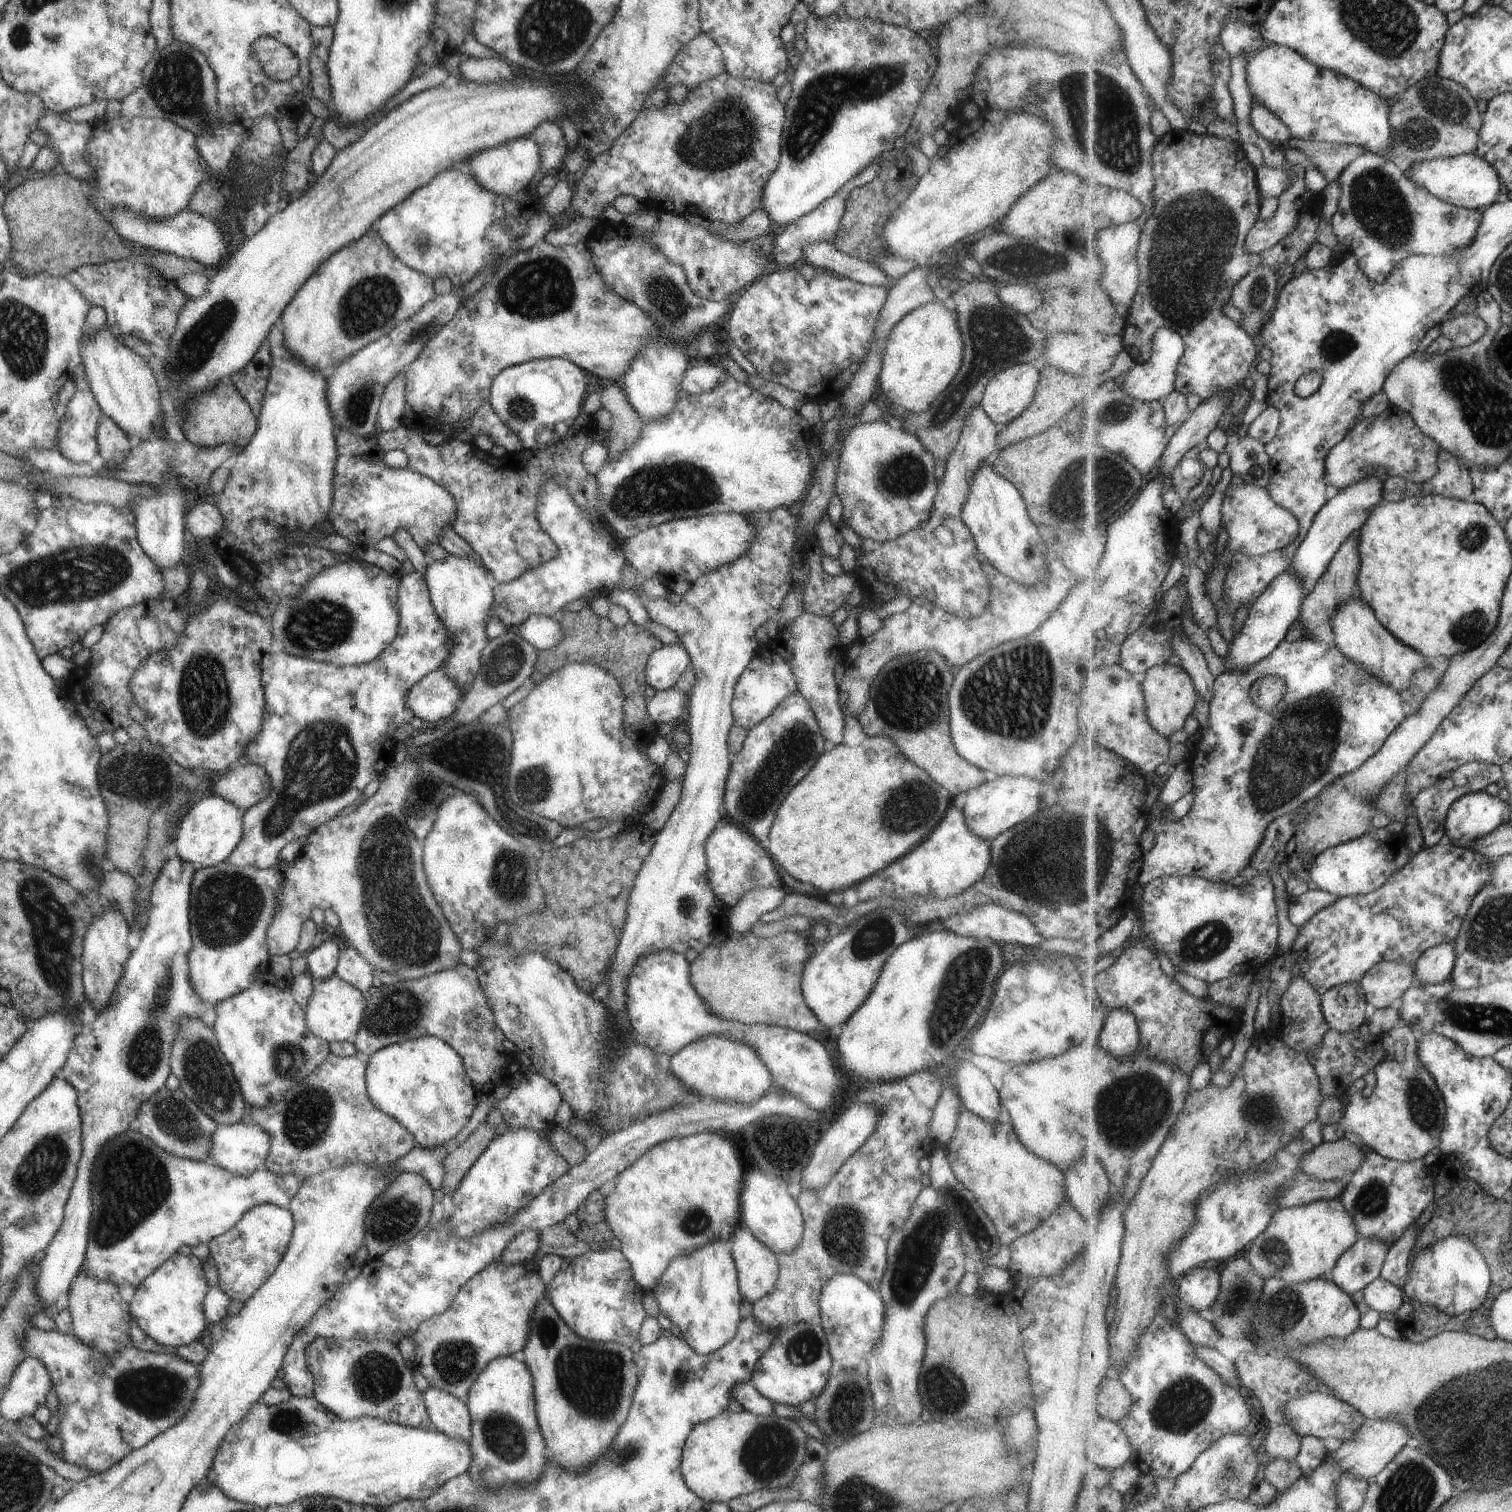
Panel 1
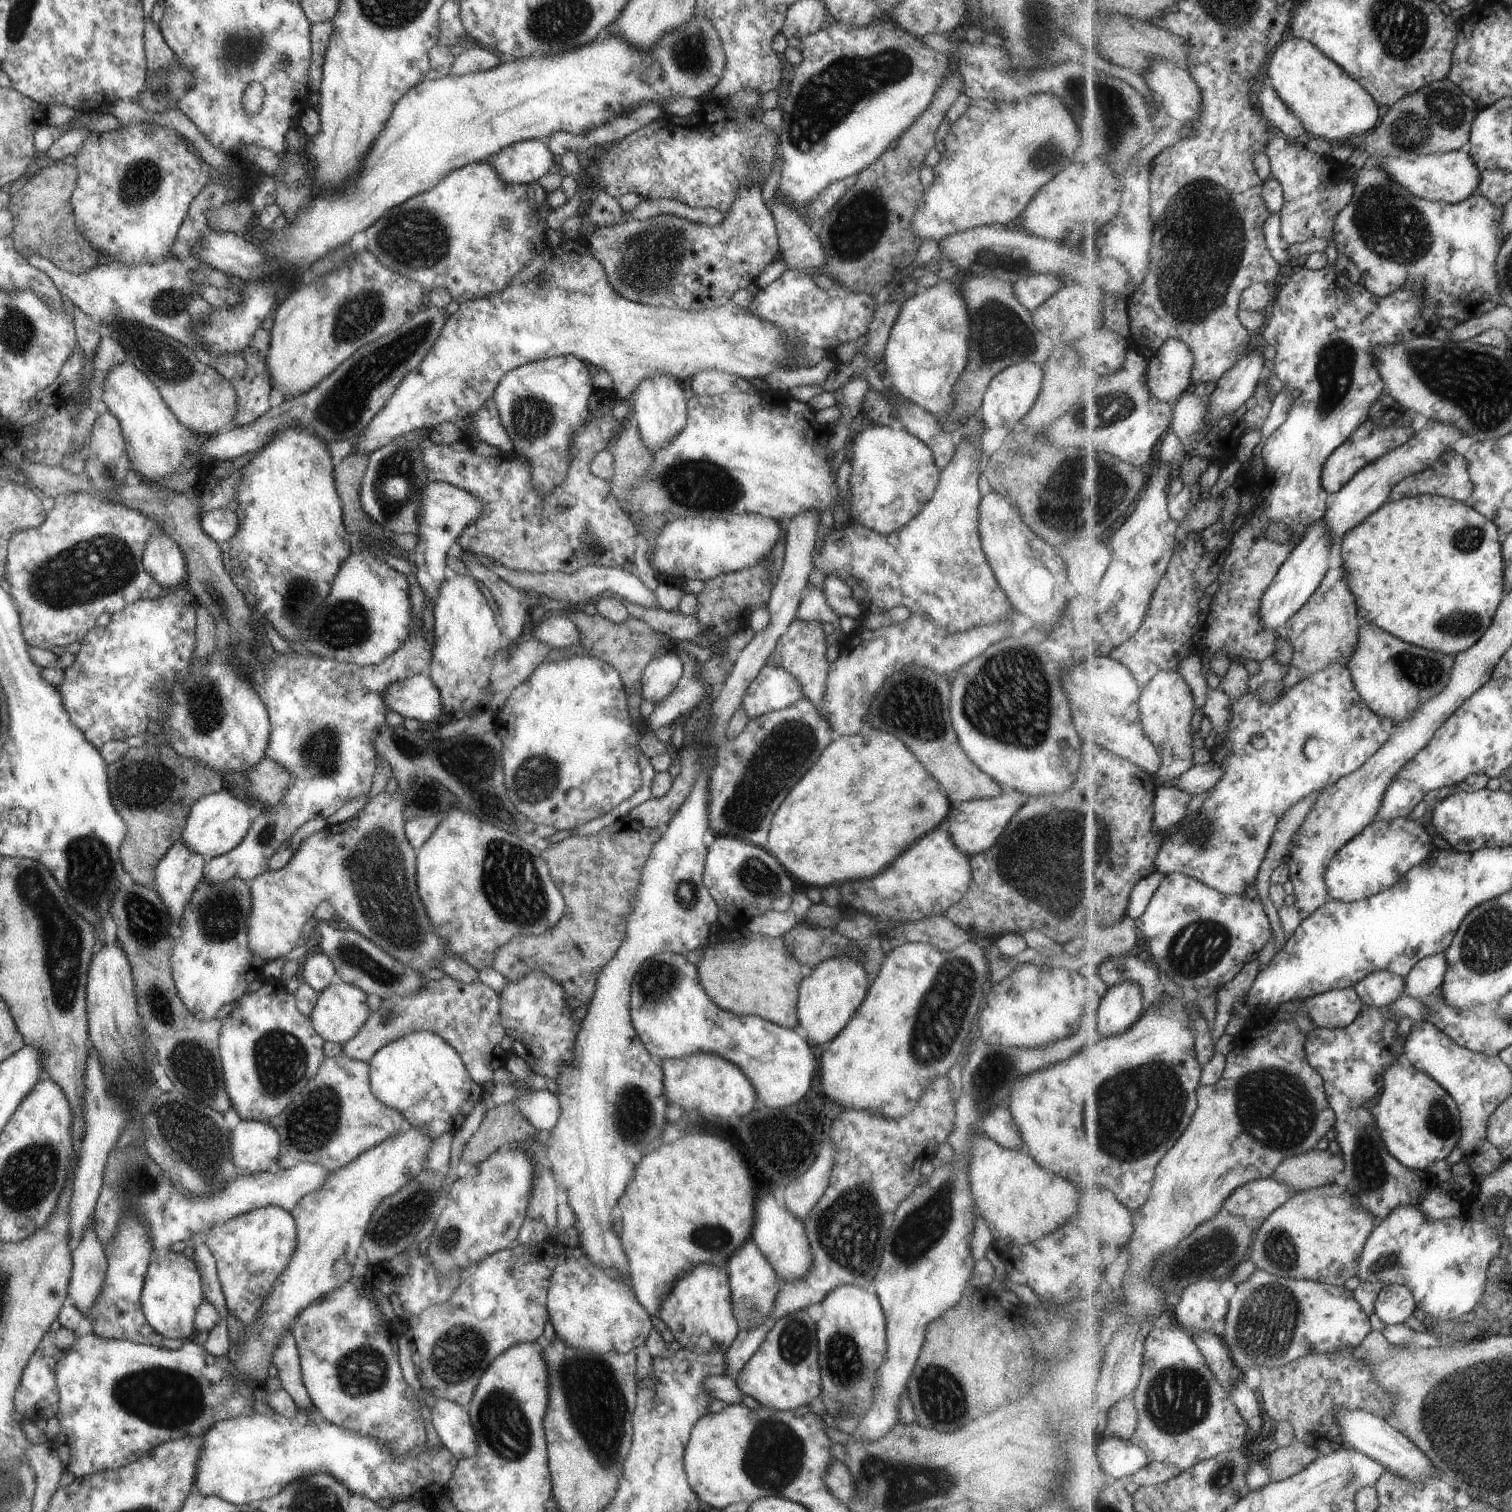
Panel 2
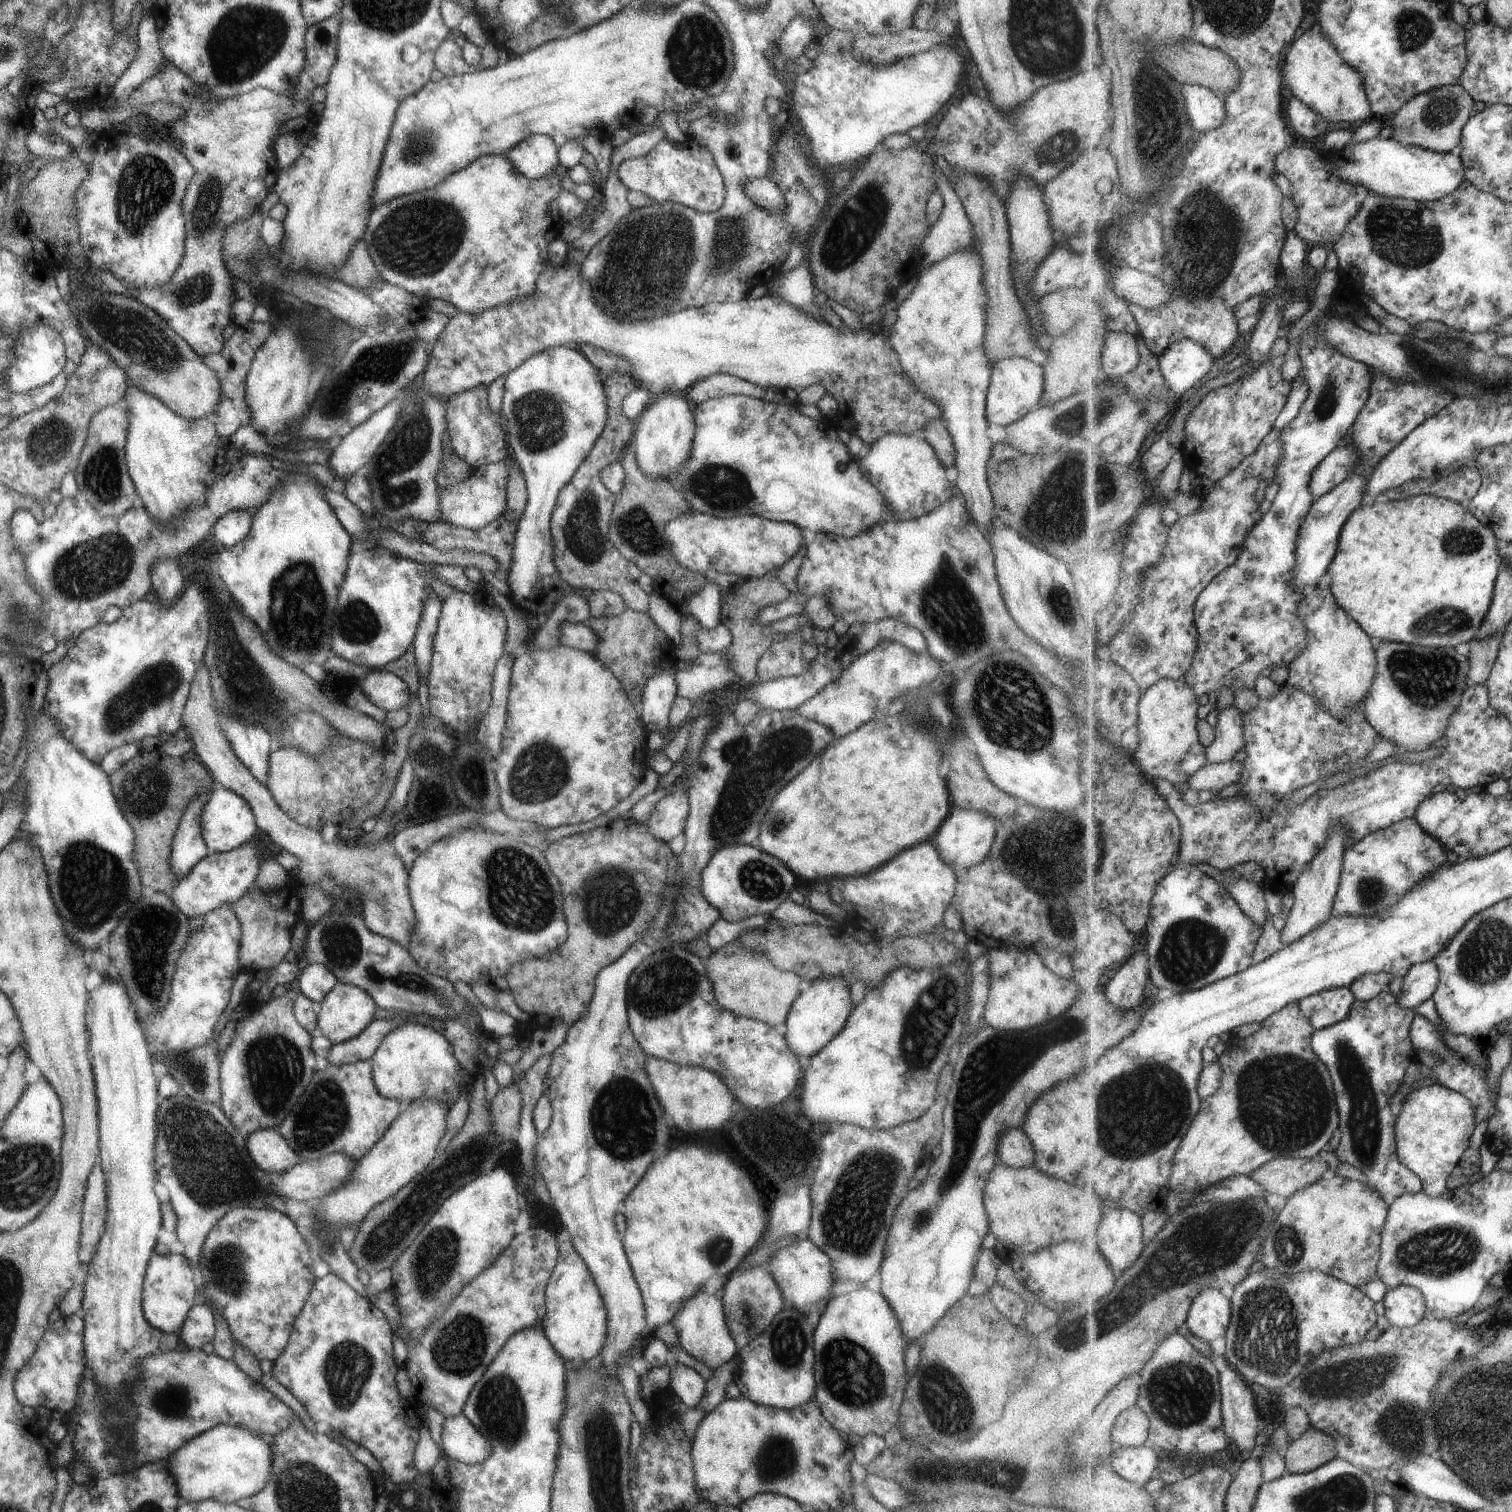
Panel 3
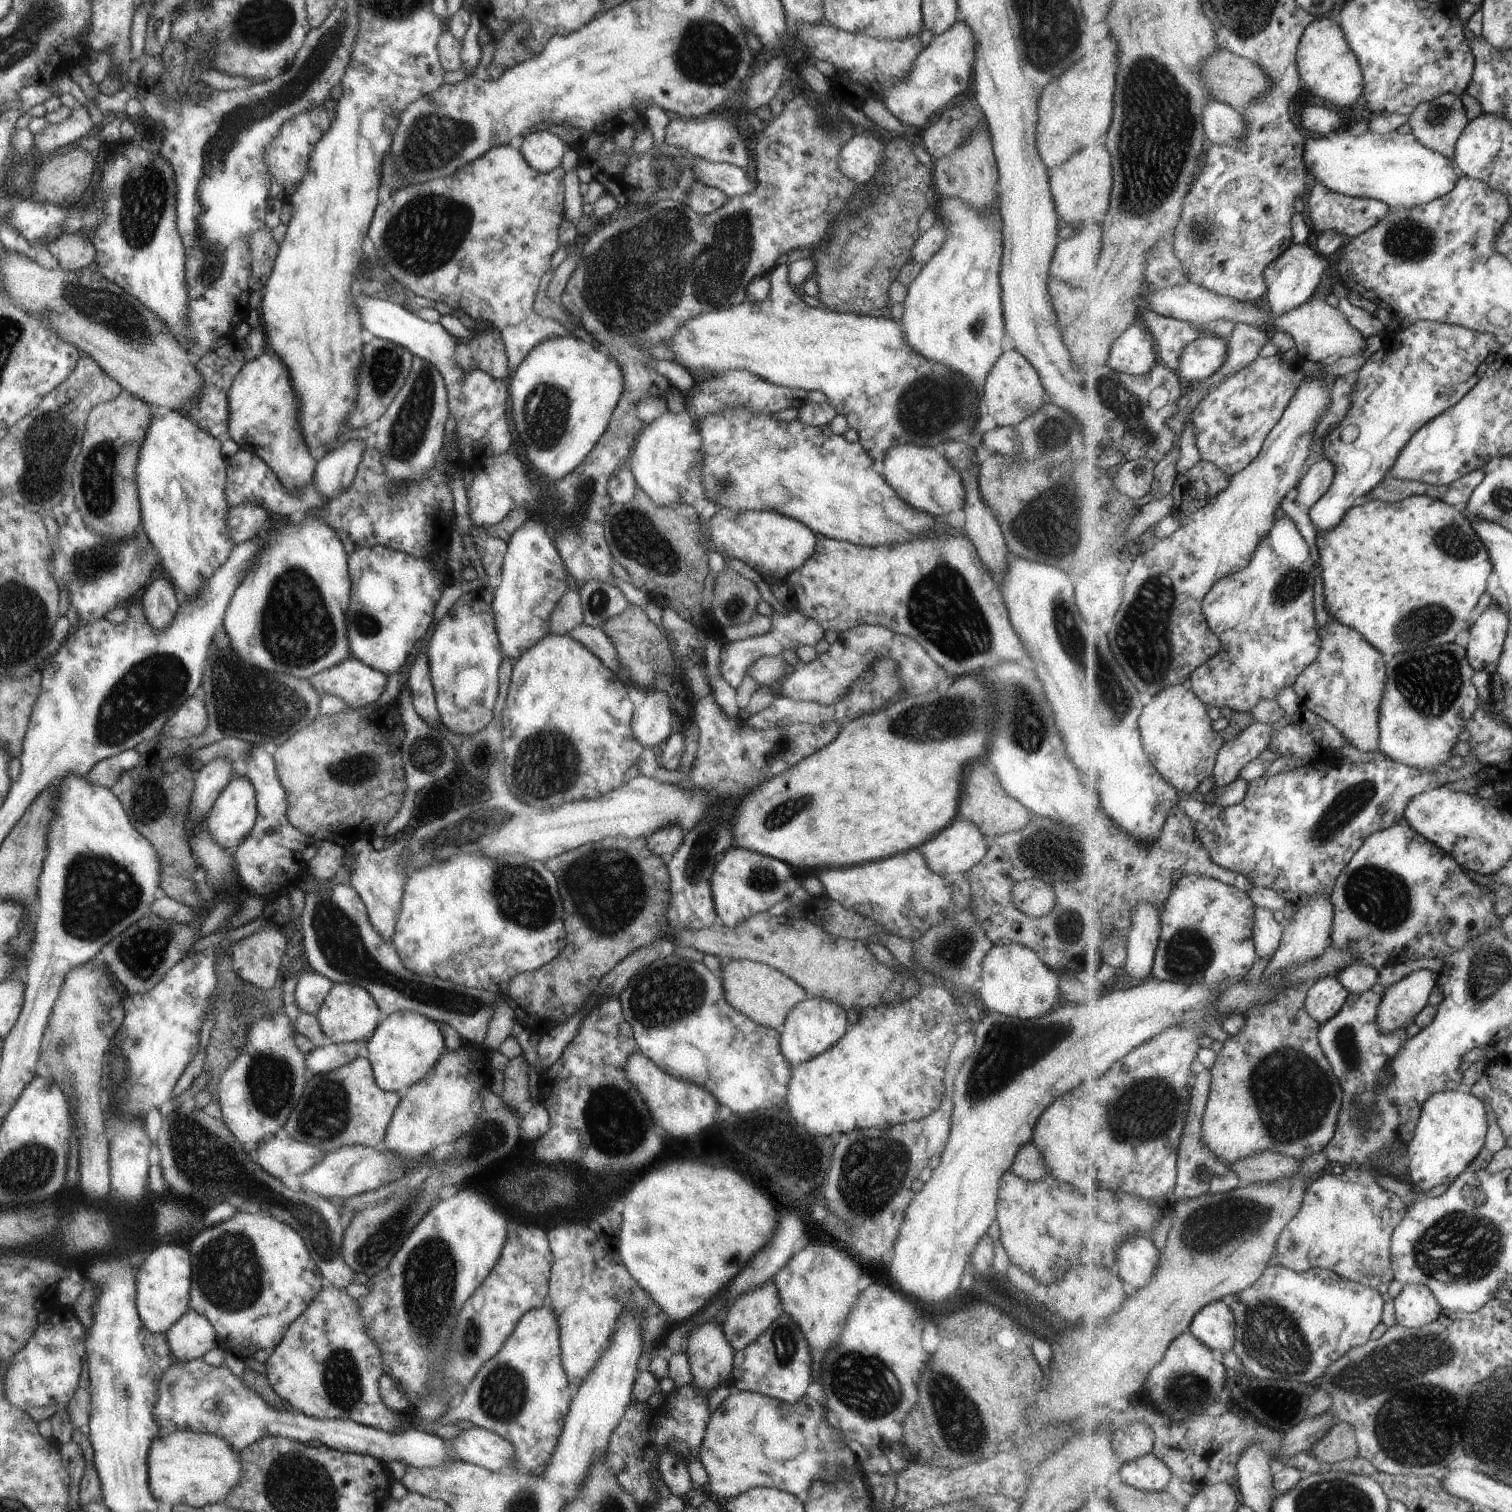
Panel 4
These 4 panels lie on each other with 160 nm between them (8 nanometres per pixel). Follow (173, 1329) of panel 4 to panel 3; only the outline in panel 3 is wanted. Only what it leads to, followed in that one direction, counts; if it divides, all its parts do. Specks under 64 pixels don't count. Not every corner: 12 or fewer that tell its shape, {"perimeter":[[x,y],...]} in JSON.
{"perimeter":[[205,1303],[189,1308],[177,1336],[181,1345],[211,1343],[215,1322]]}

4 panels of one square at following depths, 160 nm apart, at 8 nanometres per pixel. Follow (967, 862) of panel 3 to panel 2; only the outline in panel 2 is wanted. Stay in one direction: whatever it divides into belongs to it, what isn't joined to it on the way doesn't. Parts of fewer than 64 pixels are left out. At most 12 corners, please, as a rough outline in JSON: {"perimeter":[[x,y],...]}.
{"perimeter":[[1026,797],[965,800],[943,827],[951,842],[973,856],[991,847]]}

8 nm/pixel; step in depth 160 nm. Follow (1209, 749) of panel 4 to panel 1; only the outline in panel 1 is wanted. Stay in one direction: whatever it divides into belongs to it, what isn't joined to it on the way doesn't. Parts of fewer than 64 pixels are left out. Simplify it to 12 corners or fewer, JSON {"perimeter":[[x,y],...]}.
{"perimeter":[[1167,662],[1141,680],[1146,713],[1171,738],[1200,696],[1182,666]]}

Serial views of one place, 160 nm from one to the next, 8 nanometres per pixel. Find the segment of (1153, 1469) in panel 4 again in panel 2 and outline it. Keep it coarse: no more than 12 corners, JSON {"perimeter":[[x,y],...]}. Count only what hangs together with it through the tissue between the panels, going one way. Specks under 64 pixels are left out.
{"perimeter":[[1108,1432],[1096,1455],[1110,1481],[1150,1464],[1131,1438]]}

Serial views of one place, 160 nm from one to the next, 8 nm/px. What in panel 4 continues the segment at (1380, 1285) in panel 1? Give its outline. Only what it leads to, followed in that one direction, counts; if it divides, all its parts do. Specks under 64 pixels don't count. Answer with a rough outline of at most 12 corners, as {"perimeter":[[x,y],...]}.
{"perimeter":[[1406,1285],[1394,1301],[1398,1323],[1432,1323],[1445,1310],[1427,1285]]}

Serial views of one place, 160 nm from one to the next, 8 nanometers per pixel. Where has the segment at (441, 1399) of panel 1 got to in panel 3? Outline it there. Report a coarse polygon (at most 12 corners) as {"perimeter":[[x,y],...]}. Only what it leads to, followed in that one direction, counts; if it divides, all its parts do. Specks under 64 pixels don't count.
{"perimeter":[[463,1414],[444,1417],[438,1449],[459,1463],[491,1452]]}

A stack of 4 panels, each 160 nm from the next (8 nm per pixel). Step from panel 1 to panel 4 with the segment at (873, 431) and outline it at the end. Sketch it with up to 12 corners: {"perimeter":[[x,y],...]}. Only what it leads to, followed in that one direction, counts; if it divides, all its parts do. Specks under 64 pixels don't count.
{"perimeter":[[907,442],[877,468],[917,512],[963,508],[961,473],[936,448]]}

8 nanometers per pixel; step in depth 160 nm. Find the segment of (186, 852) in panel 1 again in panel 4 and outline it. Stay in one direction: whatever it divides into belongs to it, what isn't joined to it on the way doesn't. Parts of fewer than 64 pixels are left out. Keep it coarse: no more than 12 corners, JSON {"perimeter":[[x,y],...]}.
{"perimeter":[[239,773],[204,816],[207,837],[232,851],[257,816],[255,791]]}

